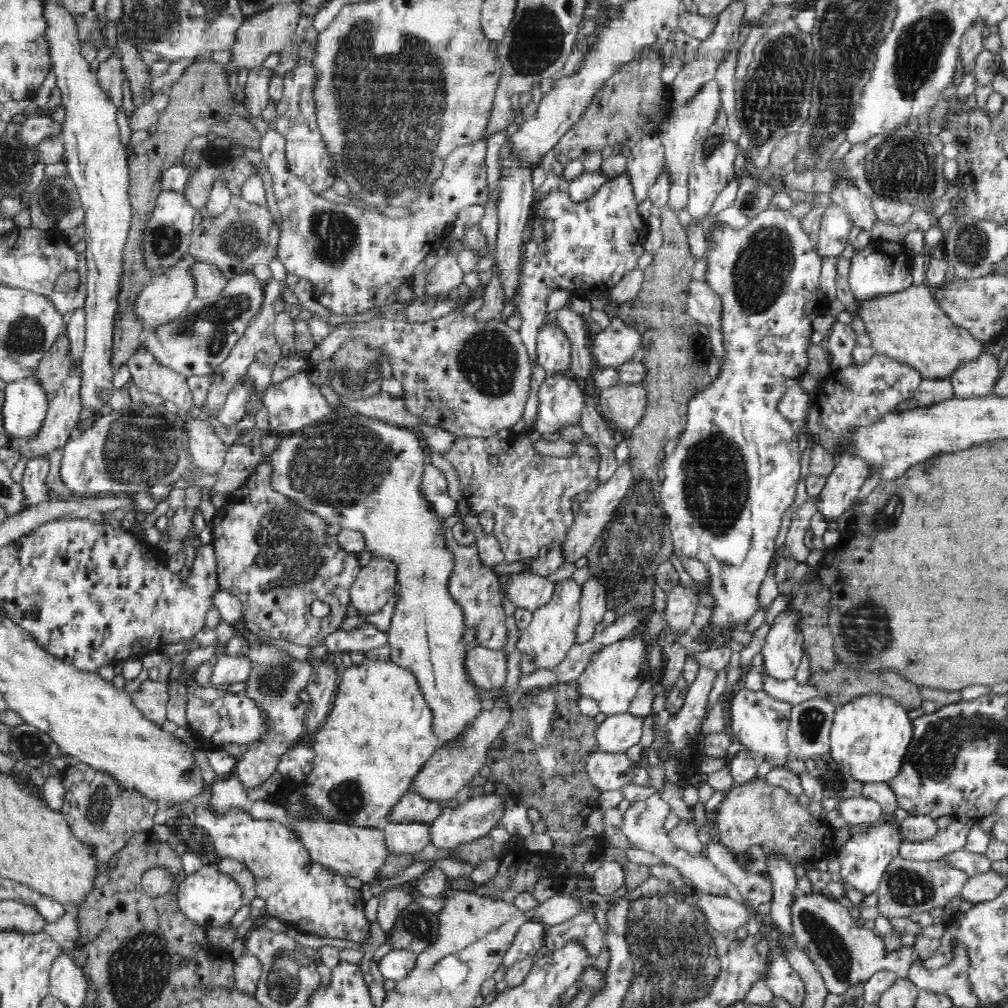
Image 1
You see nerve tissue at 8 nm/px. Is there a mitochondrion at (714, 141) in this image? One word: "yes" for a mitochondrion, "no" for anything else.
yes

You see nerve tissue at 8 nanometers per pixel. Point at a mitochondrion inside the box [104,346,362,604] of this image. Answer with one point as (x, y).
(291, 557)

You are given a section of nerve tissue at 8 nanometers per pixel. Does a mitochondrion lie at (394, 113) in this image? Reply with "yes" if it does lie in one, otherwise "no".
yes

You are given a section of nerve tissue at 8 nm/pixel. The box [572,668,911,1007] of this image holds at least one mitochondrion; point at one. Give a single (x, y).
(832, 947)

